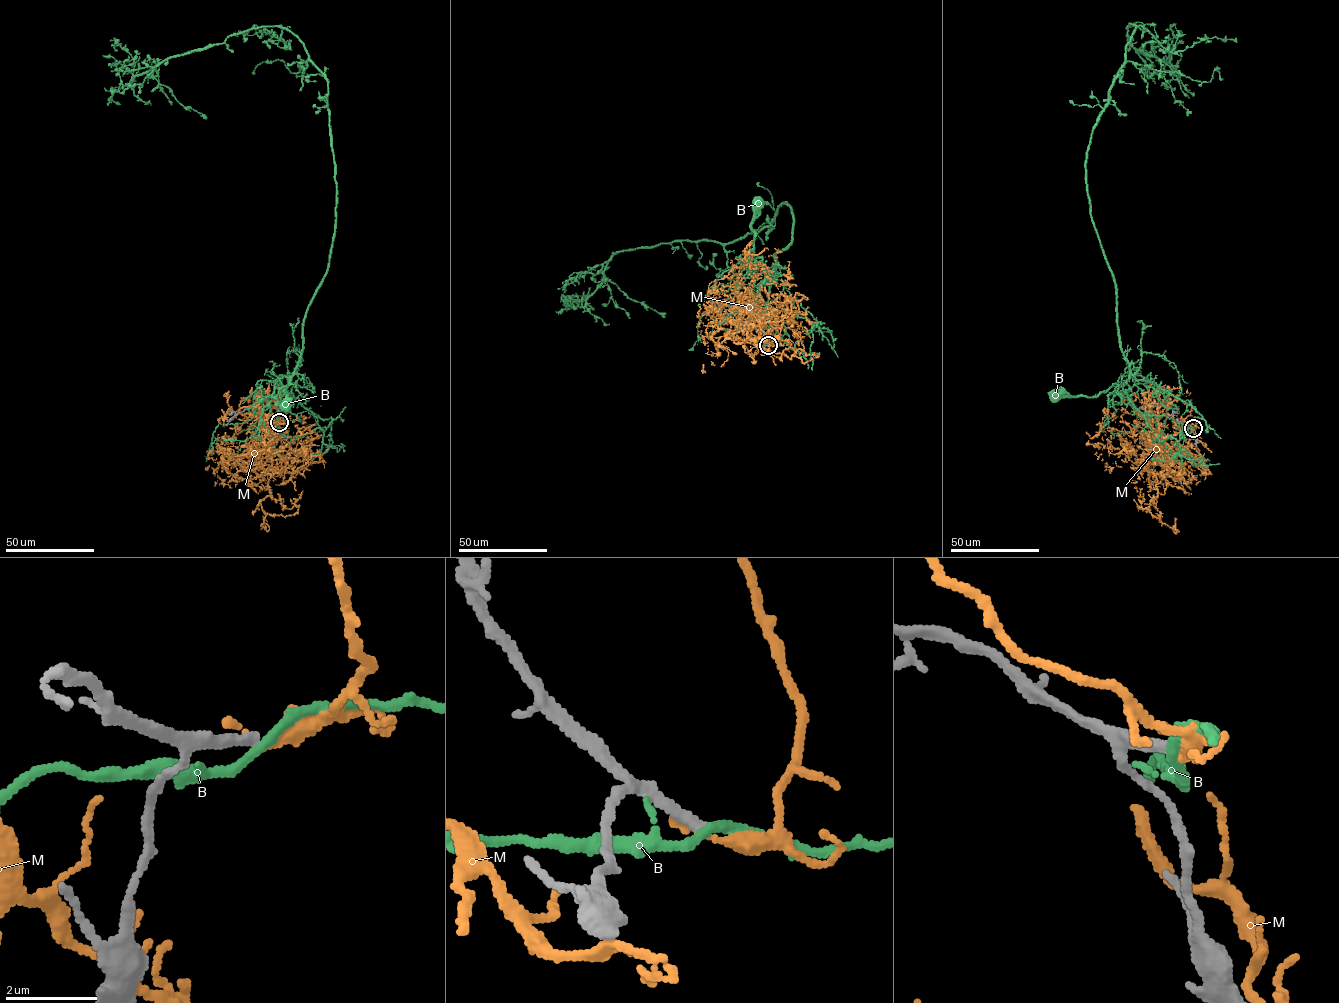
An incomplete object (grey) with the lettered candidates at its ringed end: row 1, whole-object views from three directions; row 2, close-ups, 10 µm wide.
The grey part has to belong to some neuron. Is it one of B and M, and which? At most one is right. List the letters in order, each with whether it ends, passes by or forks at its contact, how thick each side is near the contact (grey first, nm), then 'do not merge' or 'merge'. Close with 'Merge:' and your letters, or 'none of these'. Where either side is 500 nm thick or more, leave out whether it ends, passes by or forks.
B: it passes by; calibres 240 and 190 nm; do not merge
M: it ends; calibres 280 and 170 nm; do not merge
Merge: none of these

